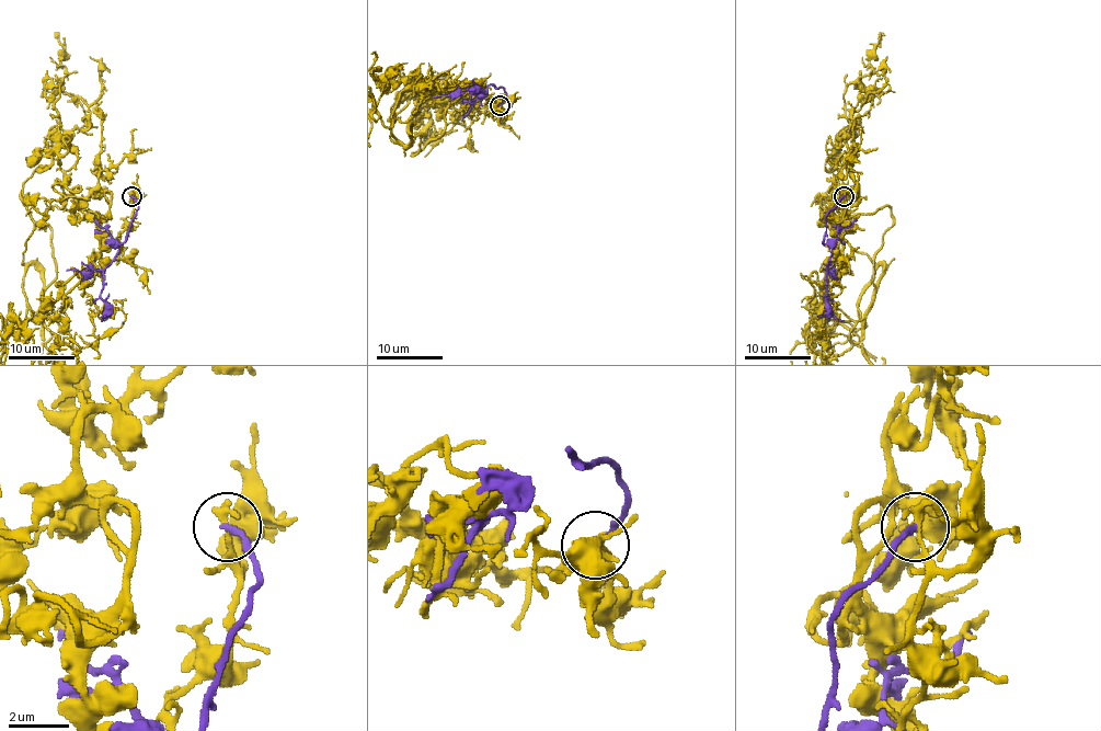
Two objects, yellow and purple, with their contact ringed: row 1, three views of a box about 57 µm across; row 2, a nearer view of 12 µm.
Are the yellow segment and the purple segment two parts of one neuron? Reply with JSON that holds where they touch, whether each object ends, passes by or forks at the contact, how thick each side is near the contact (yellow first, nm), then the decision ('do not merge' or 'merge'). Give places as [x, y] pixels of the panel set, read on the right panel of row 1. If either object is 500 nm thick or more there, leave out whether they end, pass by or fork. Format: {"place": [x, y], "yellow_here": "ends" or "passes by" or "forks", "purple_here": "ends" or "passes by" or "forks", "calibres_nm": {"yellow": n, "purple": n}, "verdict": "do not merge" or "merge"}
{"place": [844, 196], "yellow_here": "passes by", "purple_here": "ends", "calibres_nm": {"yellow": 190, "purple": 170}, "verdict": "do not merge"}

